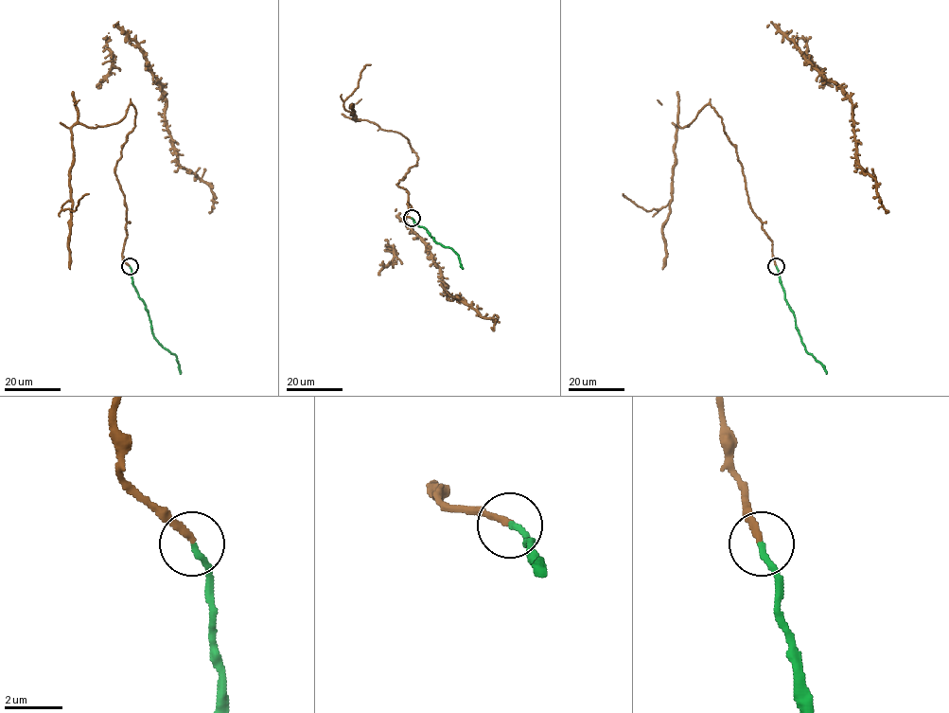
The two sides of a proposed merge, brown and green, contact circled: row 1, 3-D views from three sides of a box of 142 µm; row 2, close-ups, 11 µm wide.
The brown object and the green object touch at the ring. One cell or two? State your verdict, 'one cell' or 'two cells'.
one cell

